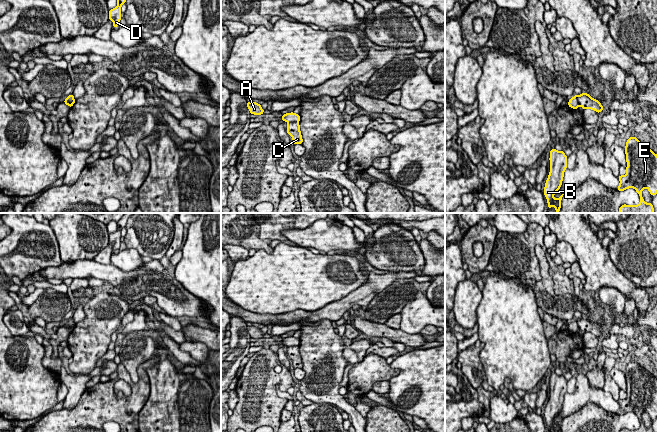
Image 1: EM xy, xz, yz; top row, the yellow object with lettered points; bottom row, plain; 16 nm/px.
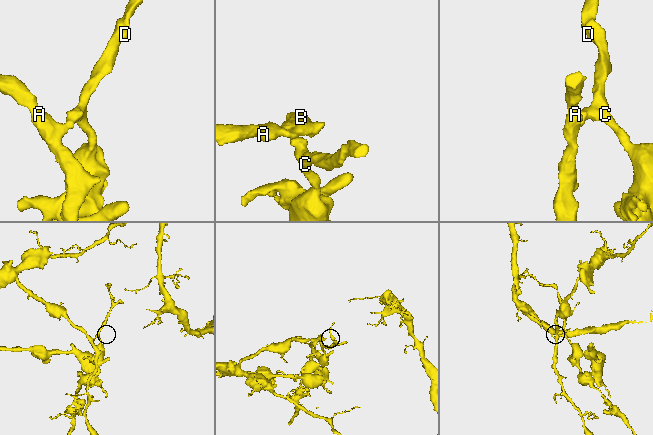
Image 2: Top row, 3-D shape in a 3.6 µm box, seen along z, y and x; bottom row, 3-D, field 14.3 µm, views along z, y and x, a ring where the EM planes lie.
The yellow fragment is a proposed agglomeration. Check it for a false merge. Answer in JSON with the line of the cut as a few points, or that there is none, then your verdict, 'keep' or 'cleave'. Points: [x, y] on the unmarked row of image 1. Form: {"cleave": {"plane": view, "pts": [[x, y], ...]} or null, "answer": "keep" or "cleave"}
{"cleave": {"plane": "xz", "pts": [[298, 345], [290, 345], [288, 347]]}, "answer": "cleave"}

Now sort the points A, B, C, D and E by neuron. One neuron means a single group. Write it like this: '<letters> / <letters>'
A B / C D E

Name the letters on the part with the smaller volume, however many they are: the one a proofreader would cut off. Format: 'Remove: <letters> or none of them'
Remove: C, D, E

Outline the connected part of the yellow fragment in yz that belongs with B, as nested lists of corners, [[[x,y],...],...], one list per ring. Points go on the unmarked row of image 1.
[[[555,372],[550,375],[550,397],[544,411],[544,419],[547,422],[548,432],[561,432],[561,424],[564,418],[555,423],[554,418],[560,413],[567,392],[567,380],[564,375],[557,375]]]

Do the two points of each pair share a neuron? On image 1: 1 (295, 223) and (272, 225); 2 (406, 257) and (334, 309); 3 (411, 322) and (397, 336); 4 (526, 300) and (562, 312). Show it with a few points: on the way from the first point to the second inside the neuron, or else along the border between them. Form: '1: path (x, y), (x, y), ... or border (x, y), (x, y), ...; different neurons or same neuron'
1: path (289, 223), (278, 223); same neuron
2: border (413, 271), (389, 272); different neurons
3: border (399, 329), (408, 333), (419, 333); different neurons
4: border (530, 287), (534, 292), (535, 301), (538, 306); different neurons

